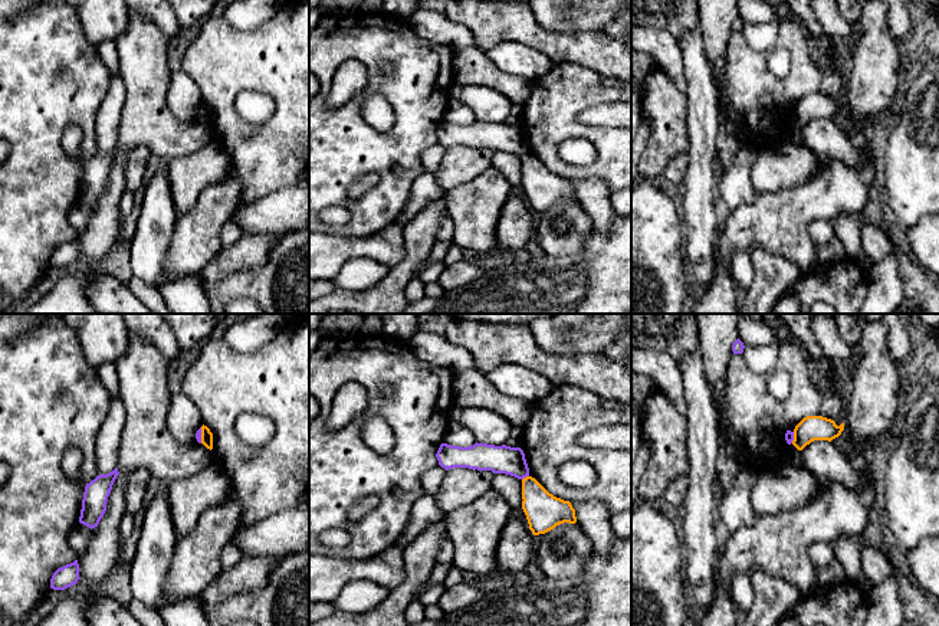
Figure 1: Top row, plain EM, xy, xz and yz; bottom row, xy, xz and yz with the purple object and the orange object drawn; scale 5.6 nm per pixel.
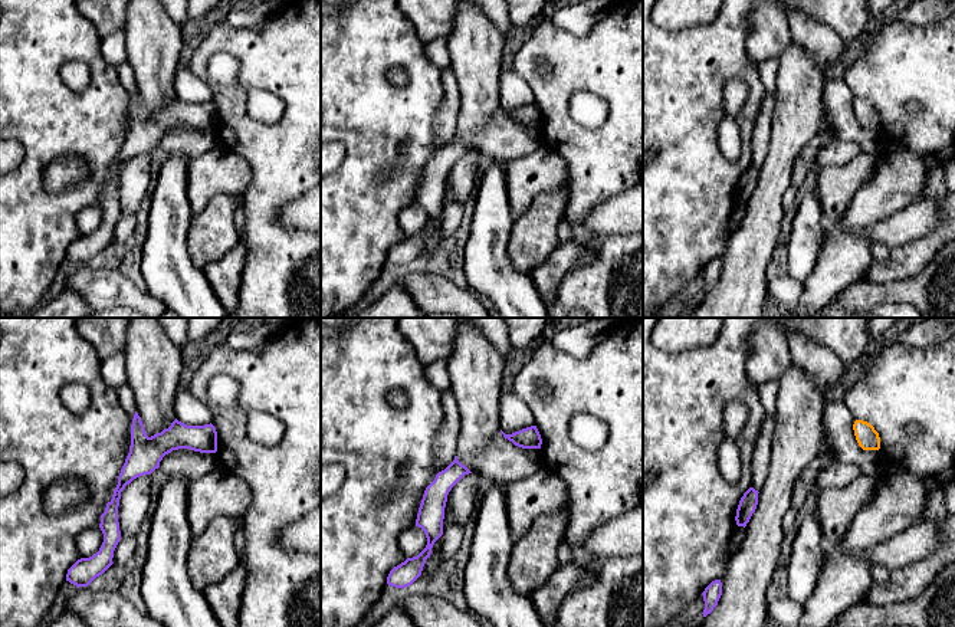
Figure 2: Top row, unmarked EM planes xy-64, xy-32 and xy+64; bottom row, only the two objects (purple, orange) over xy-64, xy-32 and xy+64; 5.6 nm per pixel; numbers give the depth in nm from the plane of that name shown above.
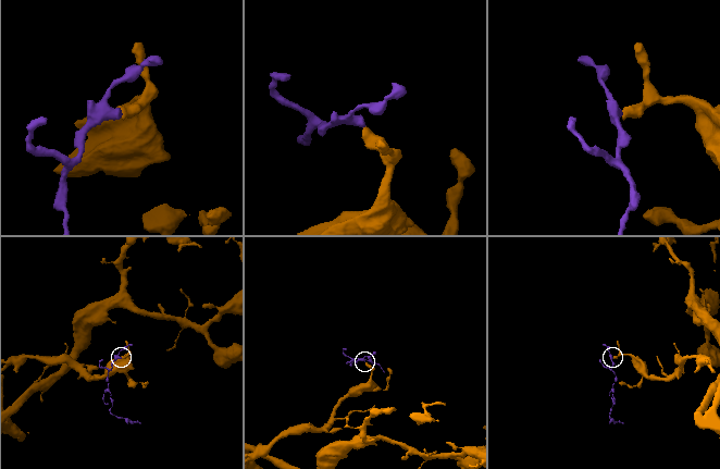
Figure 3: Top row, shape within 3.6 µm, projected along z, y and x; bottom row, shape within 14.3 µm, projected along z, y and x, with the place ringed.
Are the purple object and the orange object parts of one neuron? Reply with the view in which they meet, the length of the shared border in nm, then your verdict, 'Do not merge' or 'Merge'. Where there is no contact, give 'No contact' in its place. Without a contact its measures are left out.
Touches purple in xz. Shared border 50 nm. Do not merge

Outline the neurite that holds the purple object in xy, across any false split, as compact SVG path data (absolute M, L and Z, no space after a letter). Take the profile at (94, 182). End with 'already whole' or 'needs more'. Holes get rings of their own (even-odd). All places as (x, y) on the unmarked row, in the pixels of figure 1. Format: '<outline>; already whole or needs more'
M115 145L112 150L98 153L93 158L86 161L79 194L81 201L91 207L98 204L106 189L106 178L118 153L118 145Z; already whole

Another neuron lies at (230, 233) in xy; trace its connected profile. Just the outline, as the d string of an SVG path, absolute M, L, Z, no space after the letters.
M229 219L224 226L221 227L221 235L220 235L220 240L221 240L221 248L229 248L233 243L236 243L240 237L242 237L242 232L239 230L239 227L233 223L232 219Z

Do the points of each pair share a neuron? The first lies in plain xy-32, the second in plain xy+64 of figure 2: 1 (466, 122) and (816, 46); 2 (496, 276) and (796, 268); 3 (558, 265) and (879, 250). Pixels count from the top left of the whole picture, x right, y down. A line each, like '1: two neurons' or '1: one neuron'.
1: two neurons
2: one neuron
3: two neurons

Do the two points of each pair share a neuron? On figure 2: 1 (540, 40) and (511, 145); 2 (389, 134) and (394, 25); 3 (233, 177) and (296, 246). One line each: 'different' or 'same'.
1: different
2: same
3: different

